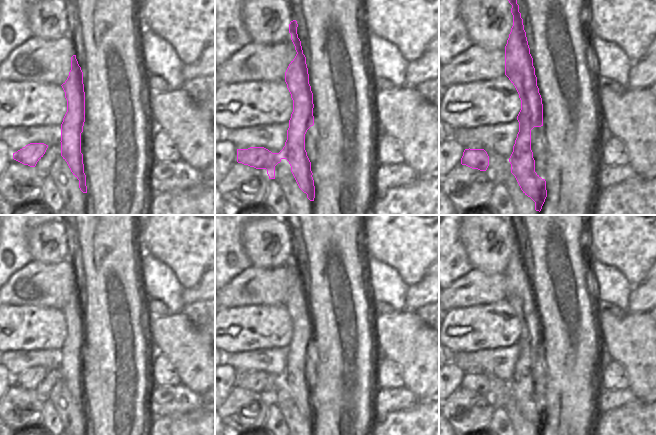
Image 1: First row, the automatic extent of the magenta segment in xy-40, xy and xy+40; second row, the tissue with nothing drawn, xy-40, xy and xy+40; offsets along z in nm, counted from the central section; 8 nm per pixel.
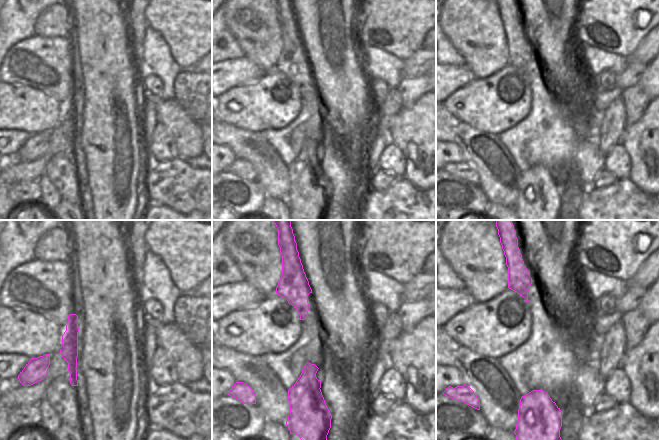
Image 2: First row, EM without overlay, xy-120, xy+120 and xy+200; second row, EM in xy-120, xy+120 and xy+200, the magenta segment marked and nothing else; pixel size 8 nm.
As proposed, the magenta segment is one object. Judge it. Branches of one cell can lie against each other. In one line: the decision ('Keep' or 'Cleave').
Cleave

